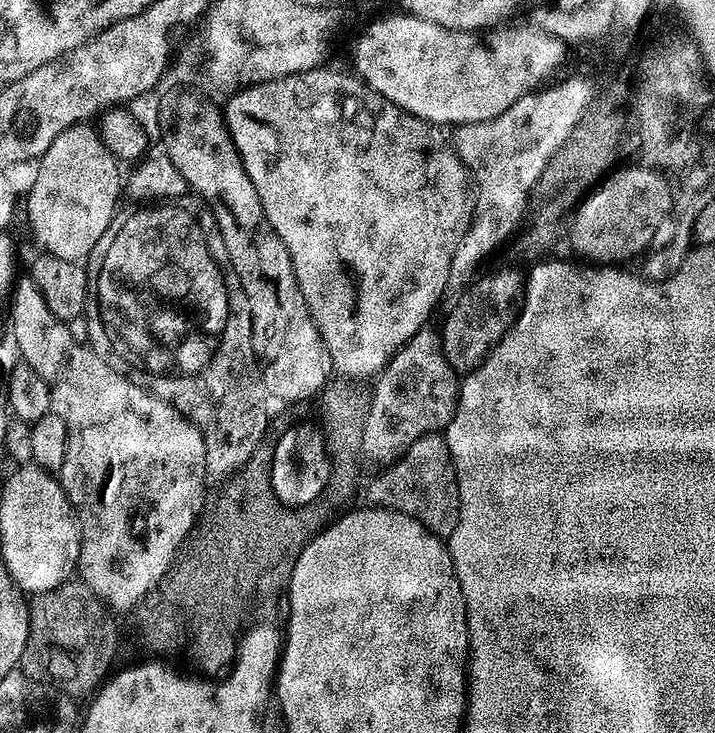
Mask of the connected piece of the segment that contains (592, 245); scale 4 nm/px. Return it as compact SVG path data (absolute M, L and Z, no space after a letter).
M641 167L624 168L614 173L600 189L597 187L589 191L581 202L581 212L574 217L575 223L580 224L570 228L570 235L574 238L575 251L585 261L600 266L616 266L628 262L624 260L638 255L640 251L643 253L649 247L661 224L662 215L656 212L655 204L660 204L661 213L673 211L674 188L669 177L655 167Z

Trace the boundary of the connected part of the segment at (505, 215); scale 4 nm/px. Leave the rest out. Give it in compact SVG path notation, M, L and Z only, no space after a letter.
M504 113L490 120L483 120L482 123L459 125L453 132L455 132L454 138L452 137L453 147L470 175L475 196L472 200L469 226L455 246L454 254L451 255L450 272L447 275L447 286L442 297L443 303L447 307L457 304L458 298L471 284L479 262L502 245L508 236L511 237L516 232L514 222L519 222L518 214L522 210L524 194L526 194L528 186L534 182L534 178L538 176L538 172L542 170L542 164L544 164L544 162L518 162L516 156L504 156Z

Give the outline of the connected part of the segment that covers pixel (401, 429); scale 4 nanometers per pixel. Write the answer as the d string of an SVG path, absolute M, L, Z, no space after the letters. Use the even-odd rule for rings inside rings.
M425 326L410 338L408 344L403 344L392 356L391 367L385 373L379 375L380 389L376 399L376 409L372 420L368 422L367 437L369 448L379 452L382 456L396 456L404 445L418 442L418 438L429 434L439 433L448 427L448 423L456 413L456 403L460 397L460 380L458 374L446 362L444 347L440 345L440 332Z

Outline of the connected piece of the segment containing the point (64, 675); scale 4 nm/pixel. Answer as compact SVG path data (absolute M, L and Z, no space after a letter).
M69 582L52 592L39 593L31 601L28 610L28 637L19 667L31 680L48 684L59 692L65 692L67 696L81 698L87 692L95 693L109 675L108 667L111 666L112 659L116 656L116 647L120 644L120 632L116 629L116 620L112 616L115 616L113 609L83 582Z

